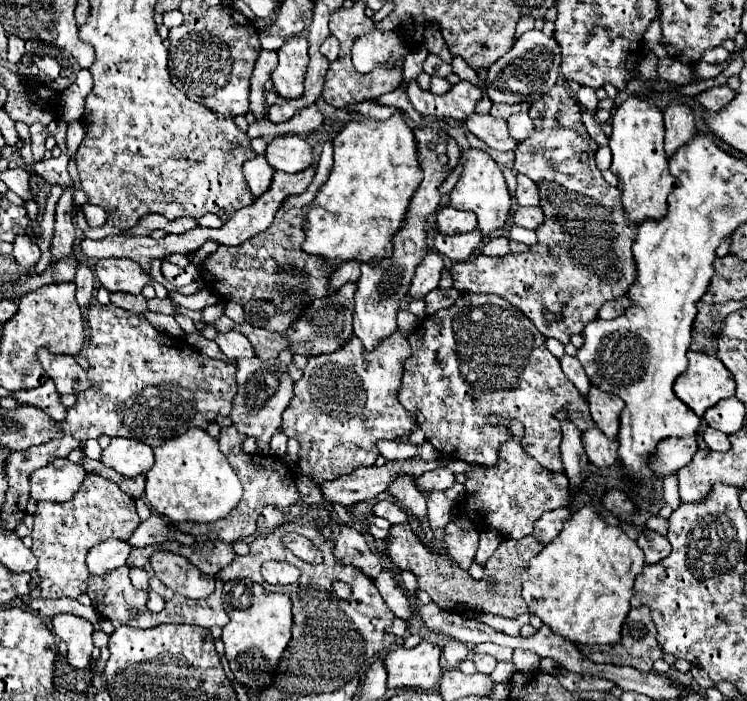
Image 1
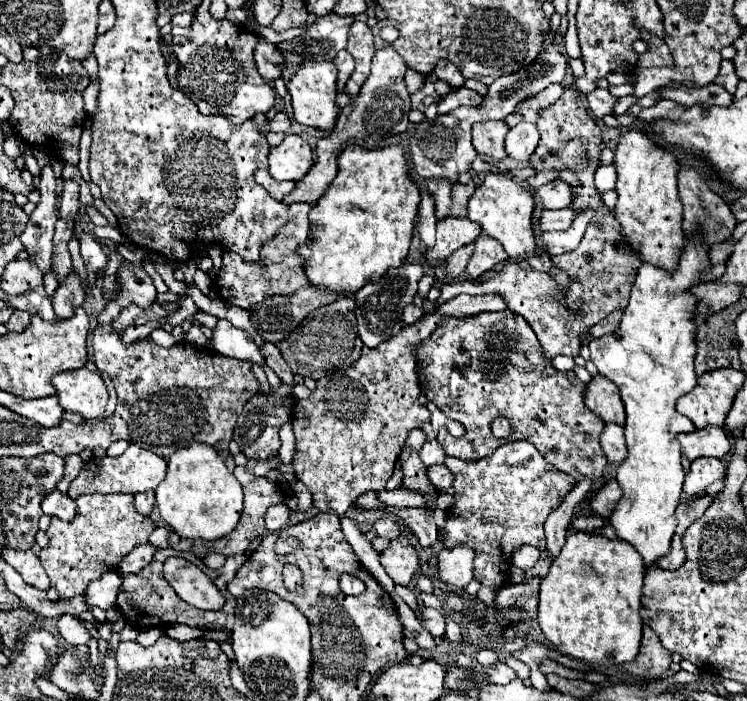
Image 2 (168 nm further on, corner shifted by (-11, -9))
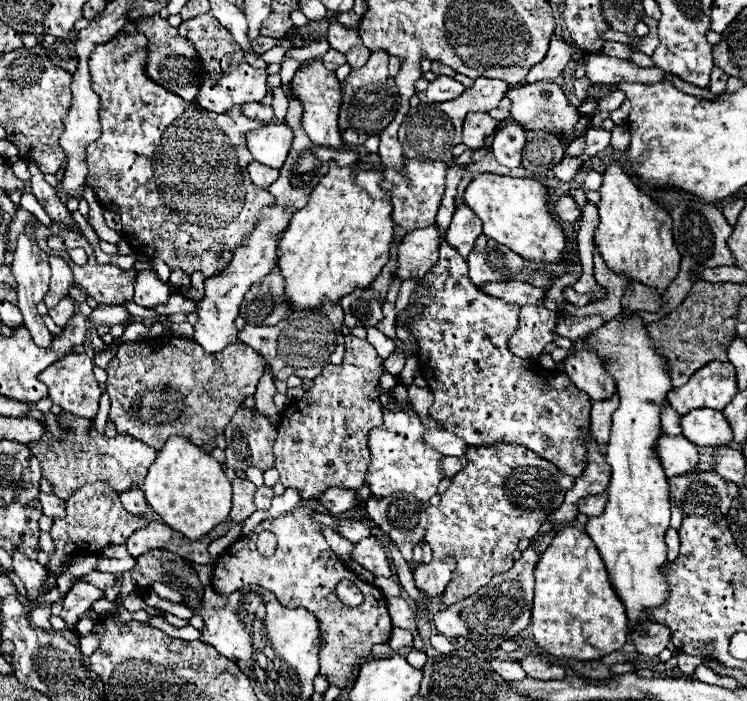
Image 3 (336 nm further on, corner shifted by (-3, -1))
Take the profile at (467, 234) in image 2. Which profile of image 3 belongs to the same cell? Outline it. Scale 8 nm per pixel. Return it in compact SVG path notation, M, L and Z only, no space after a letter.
M430 225L426 229L416 229L406 233L400 249L398 249L398 271L400 279L422 279L428 269L438 261L440 249L440 227Z

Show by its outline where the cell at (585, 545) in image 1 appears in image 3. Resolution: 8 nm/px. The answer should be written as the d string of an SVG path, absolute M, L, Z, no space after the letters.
M574 525L560 529L542 553L534 579L532 633L544 651L554 657L594 661L626 645L630 633L626 607L614 591L606 565L584 529Z

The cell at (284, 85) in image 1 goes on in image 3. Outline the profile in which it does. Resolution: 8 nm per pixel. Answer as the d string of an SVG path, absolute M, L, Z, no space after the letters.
M308 59L308 71L304 71L304 67L300 65L298 71L294 73L294 79L290 81L290 91L292 95L296 95L296 99L300 99L300 105L304 107L304 115L302 115L302 127L306 131L306 135L324 147L342 147L342 139L340 139L340 131L338 131L338 109L340 109L340 83L334 75L334 71L326 69L322 65L320 59Z

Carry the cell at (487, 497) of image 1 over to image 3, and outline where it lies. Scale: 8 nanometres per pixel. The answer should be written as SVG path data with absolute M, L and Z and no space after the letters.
M498 443L498 445L490 445L490 447L468 447L464 455L466 455L466 459L468 459L468 465L466 465L462 471L458 471L456 477L452 477L452 483L450 483L450 487L446 489L446 493L442 495L440 505L426 509L426 513L428 513L428 525L426 525L426 531L424 531L424 535L426 535L424 539L426 539L428 545L432 547L434 559L442 559L442 557L446 557L446 555L452 555L452 557L456 559L456 569L454 569L452 581L450 581L450 585L448 585L446 591L444 591L444 605L452 605L452 603L456 603L456 601L460 601L460 599L464 599L464 597L470 597L470 595L476 593L480 587L488 585L494 575L510 571L512 565L514 565L514 557L512 557L512 555L514 555L514 551L518 549L518 541L520 541L520 539L532 539L532 537L538 535L538 531L540 531L540 527L542 527L542 519L544 519L542 513L540 513L538 509L528 509L528 507L524 507L522 503L516 503L516 501L512 501L512 499L534 499L534 503L554 503L554 511L556 511L556 507L560 507L560 503L562 503L562 499L564 499L564 493L566 493L566 491L572 487L572 483L574 483L572 477L564 475L558 467L554 467L550 461L542 459L542 457L536 455L534 451L526 449L524 445Z

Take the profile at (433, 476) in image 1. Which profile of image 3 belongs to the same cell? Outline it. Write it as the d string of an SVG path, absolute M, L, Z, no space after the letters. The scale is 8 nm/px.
M330 489L320 497L320 501L334 515L356 509L360 505L360 497L356 495L356 491L348 491L348 489Z

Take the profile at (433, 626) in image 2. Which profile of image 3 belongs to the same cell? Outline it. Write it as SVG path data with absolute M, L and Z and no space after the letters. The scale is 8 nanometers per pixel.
M530 545L508 573L496 575L488 585L484 585L480 591L476 591L468 599L462 599L444 611L436 611L434 625L438 633L446 637L464 635L468 641L472 641L472 645L476 645L482 651L494 651L508 637L514 637L516 633L520 633L532 619L530 617L532 595L534 595L532 571L538 559L540 559L540 553L534 549L534 545Z

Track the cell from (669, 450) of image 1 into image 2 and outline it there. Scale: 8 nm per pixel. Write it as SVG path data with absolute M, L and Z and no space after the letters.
M708 425L690 433L684 433L680 437L682 441L682 453L688 459L698 459L698 457L718 457L722 459L724 455L730 453L730 435L724 427Z

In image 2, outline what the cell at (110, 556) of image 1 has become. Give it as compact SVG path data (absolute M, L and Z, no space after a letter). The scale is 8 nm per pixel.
M116 569L104 571L104 575L96 581L92 581L86 589L86 605L88 607L100 607L100 609L114 609L116 607L116 597L120 591L122 577L116 575Z

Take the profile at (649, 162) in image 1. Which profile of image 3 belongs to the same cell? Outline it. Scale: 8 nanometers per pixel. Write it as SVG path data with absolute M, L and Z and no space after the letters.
M618 161L608 165L604 171L600 197L600 223L594 231L594 241L602 259L614 273L622 273L648 287L656 287L662 293L678 275L680 267L680 253L674 245L670 213L640 189Z

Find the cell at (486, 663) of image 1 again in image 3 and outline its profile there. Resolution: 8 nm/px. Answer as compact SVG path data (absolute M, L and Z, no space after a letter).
M492 659L490 661L492 669L504 679L504 681L514 681L514 679L524 679L526 673L520 667L520 663L516 661L500 661L500 659Z

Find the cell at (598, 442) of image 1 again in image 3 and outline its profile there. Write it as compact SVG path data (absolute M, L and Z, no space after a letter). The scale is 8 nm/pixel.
M614 395L612 399L608 401L598 401L592 405L592 425L590 425L590 431L592 431L592 437L596 439L598 445L608 445L608 439L610 439L610 415L616 411L616 401L618 397Z

